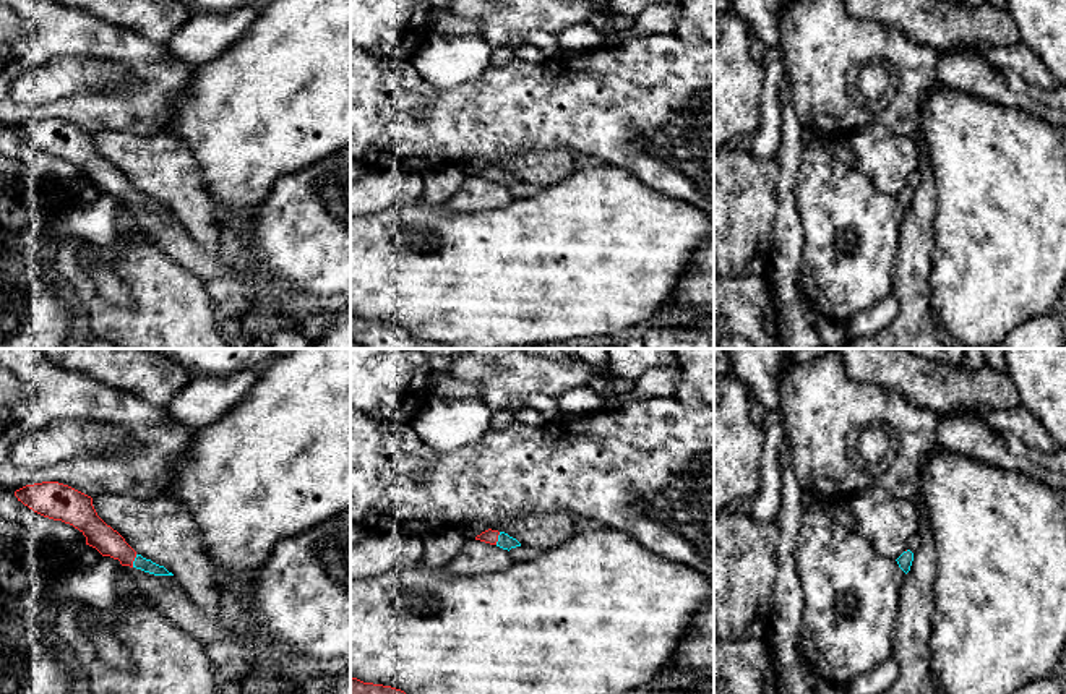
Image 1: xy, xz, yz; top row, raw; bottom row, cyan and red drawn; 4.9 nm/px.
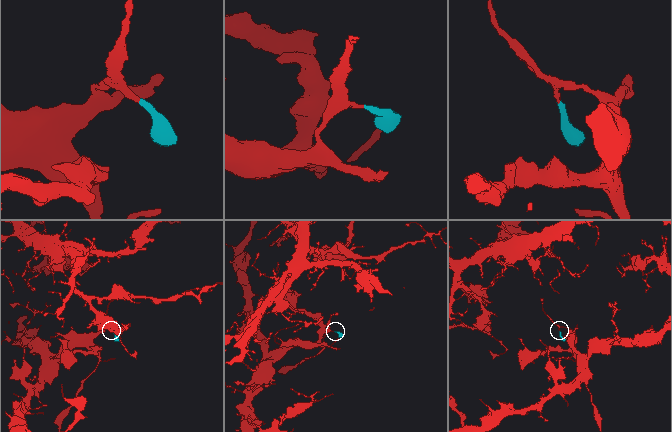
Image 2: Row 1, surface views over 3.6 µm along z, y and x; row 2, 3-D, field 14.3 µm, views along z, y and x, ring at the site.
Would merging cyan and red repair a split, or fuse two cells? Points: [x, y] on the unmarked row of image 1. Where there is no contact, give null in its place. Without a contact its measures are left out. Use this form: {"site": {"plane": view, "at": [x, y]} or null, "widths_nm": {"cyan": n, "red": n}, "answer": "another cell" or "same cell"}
{"site": {"plane": "xy", "at": [133, 198]}, "widths_nm": {"cyan": 70, "red": 140}, "answer": "same cell"}

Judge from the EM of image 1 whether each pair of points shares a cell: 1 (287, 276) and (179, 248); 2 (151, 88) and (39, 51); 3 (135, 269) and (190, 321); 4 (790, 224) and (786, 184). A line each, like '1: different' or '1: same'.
1: same
2: same
3: same
4: same

